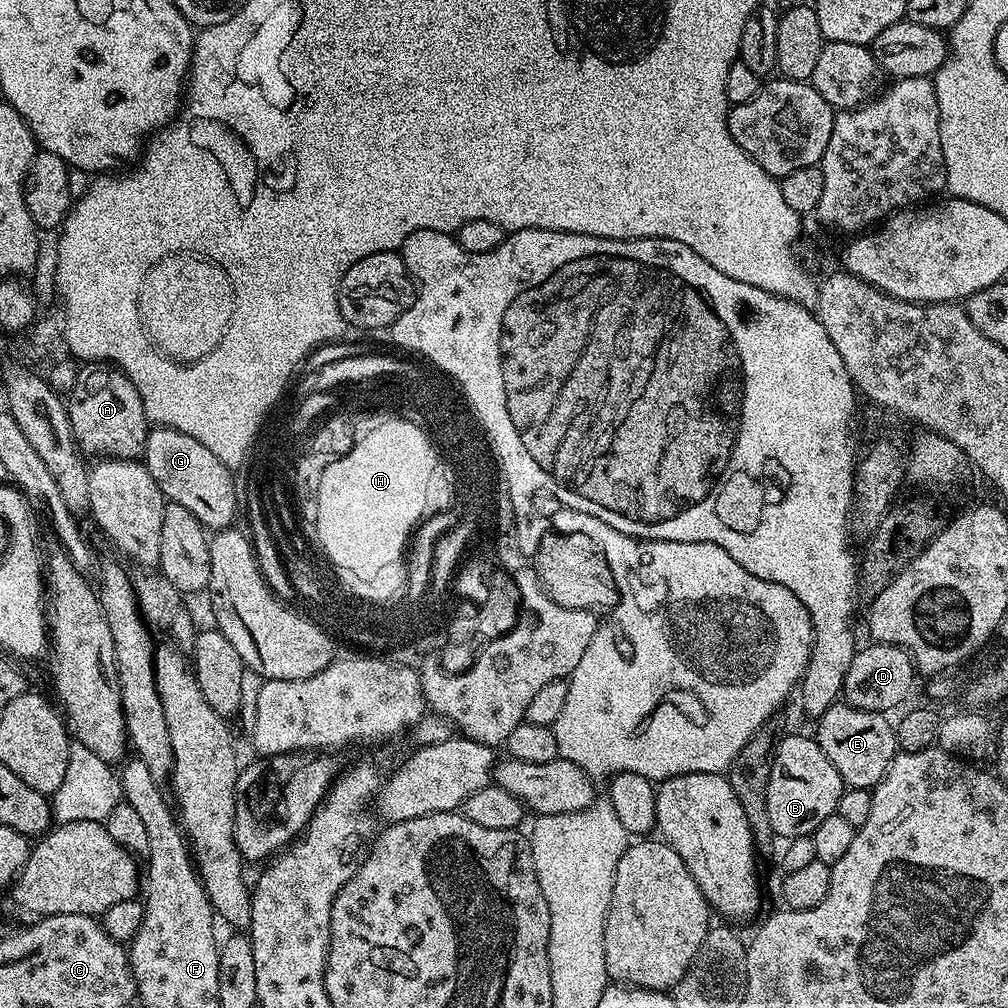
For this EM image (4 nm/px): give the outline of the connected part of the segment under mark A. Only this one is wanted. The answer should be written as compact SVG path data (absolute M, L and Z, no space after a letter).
M107 362L85 363L76 373L76 381L73 382L66 403L72 427L72 437L76 439L76 446L81 453L100 452L96 454L104 458L119 458L121 460L130 460L143 453L150 421L134 382L130 382L130 378L121 368Z

